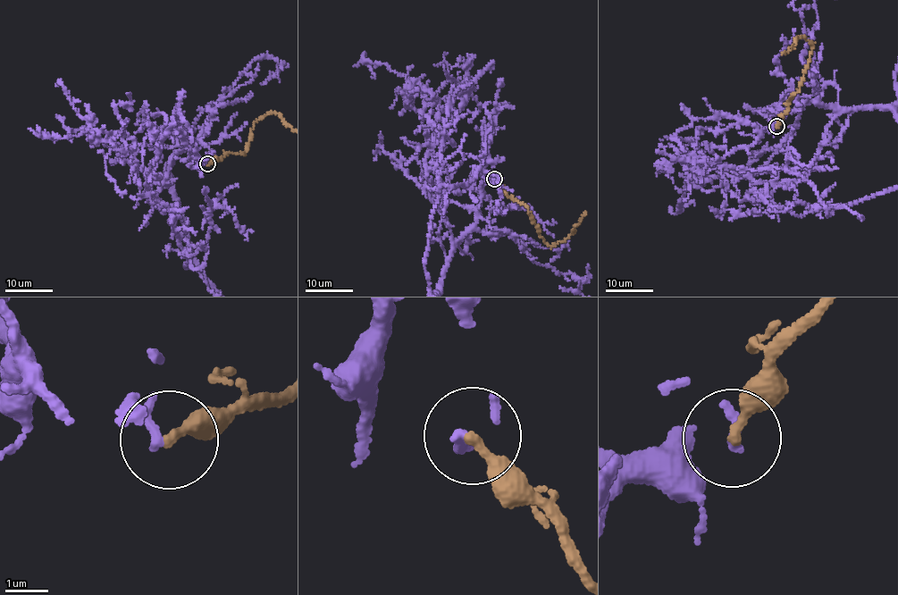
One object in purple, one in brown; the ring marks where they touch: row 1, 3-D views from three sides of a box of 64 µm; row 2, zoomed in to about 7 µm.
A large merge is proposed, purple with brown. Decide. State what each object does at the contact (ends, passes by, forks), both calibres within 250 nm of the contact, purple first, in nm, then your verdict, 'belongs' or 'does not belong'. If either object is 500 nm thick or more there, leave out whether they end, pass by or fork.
purple ends | brown ends | 240/280 nm | does not belong

